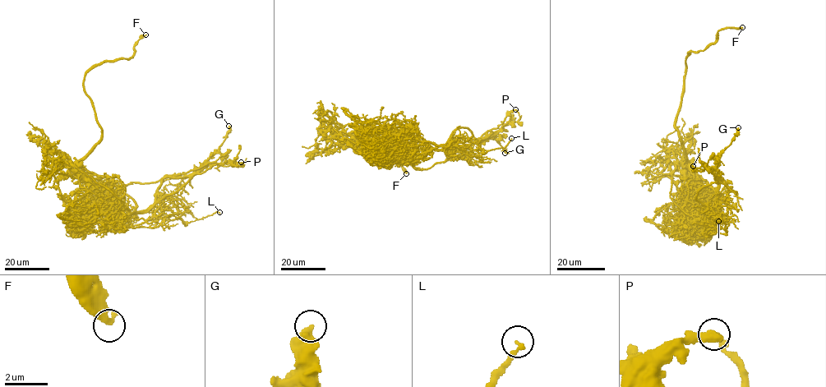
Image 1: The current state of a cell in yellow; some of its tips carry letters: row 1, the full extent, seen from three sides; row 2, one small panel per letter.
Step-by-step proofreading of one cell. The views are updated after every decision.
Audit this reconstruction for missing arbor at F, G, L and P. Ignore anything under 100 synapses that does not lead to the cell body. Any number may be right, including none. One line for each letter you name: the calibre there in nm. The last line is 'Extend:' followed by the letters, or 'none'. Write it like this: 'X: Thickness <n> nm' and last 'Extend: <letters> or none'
F: Thickness 360 nm
Extend: F

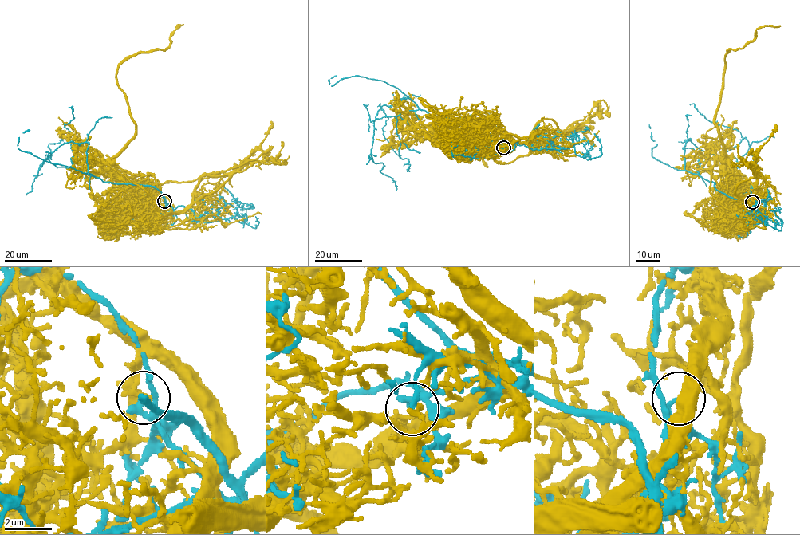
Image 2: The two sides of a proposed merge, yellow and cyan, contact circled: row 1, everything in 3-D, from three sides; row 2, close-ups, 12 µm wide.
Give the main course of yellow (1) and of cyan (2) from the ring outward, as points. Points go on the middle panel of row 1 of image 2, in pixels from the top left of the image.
1: (503, 147), (486, 151), (452, 143), (439, 133), (451, 120), (449, 116), (422, 127), (463, 124), (487, 167)
2: (503, 147), (514, 143), (486, 112), (443, 118), (409, 98), (383, 105), (371, 155), (396, 190)

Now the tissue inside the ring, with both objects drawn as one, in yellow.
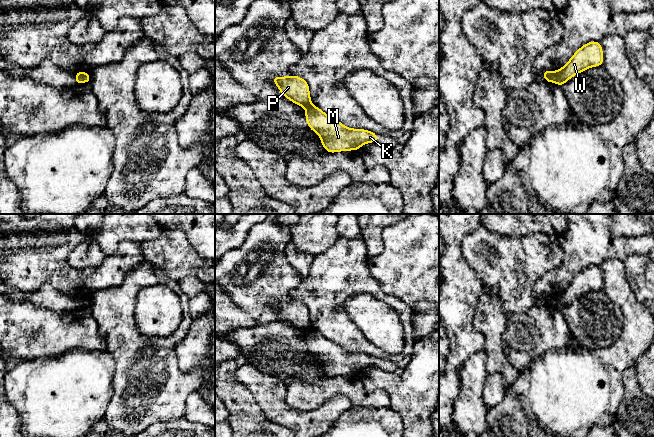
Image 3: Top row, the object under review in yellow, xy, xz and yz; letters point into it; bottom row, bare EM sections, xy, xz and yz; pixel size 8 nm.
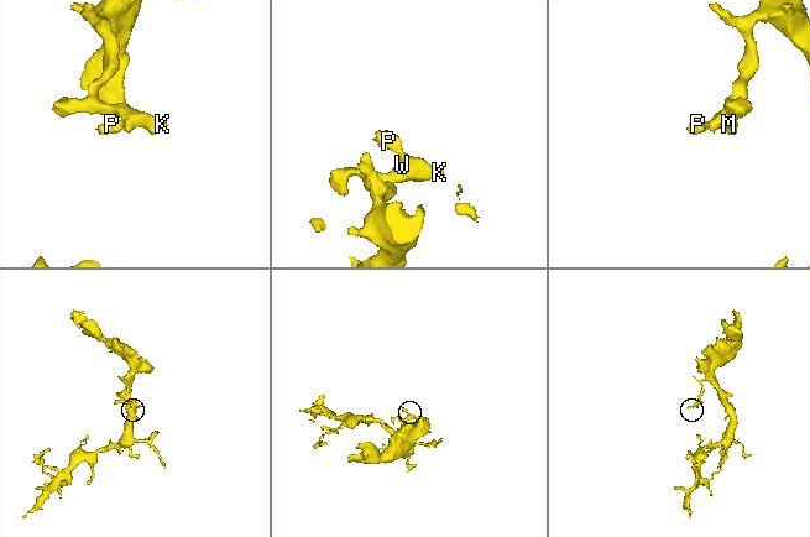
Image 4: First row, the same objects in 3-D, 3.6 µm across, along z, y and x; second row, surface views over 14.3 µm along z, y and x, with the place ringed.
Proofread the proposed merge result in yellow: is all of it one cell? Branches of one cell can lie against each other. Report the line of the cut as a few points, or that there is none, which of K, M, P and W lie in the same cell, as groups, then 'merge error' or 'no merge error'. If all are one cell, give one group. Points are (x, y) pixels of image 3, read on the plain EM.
yz (554, 296), (555, 305) | K M W / P | merge error

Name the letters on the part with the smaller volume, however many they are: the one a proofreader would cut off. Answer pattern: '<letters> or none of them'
P

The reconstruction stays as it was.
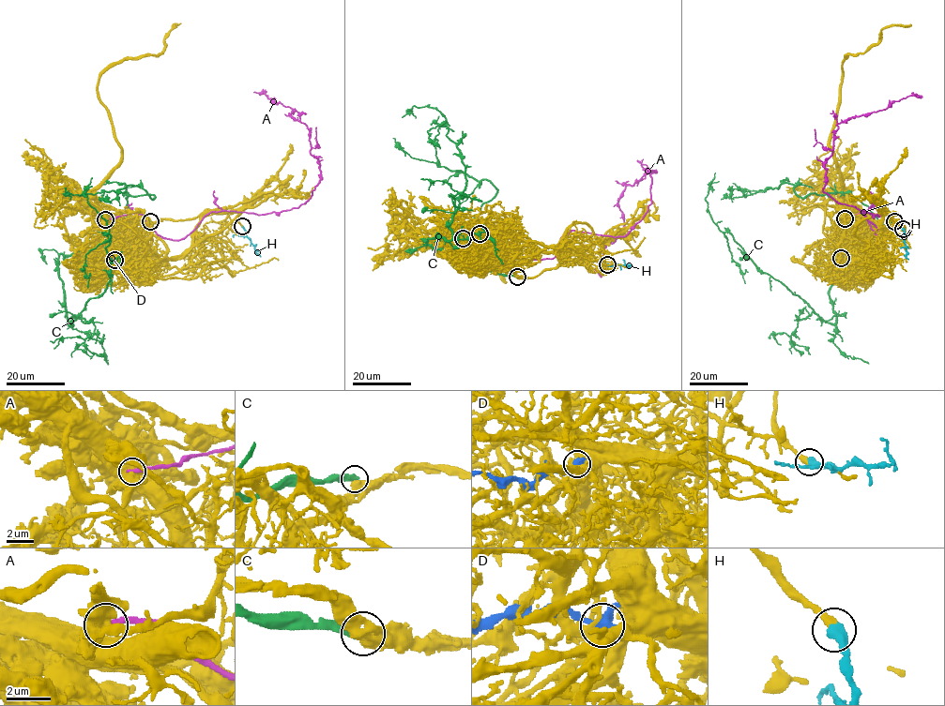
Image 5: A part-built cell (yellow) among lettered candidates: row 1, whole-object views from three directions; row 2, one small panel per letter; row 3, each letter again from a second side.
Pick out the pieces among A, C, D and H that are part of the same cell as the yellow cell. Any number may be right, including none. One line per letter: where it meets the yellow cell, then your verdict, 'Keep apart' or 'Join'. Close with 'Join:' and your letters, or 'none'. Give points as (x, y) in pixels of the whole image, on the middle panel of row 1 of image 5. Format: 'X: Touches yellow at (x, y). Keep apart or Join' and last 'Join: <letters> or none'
A: Touches yellow at (463, 238). Keep apart
C: Touches yellow at (517, 277). Keep apart
D: Touches yellow at (480, 233). Keep apart
H: Touches yellow at (607, 264). Join
Join: H

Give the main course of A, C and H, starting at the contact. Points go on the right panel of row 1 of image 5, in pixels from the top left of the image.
A: (845, 218), (863, 212), (882, 240), (862, 213), (879, 217), (823, 191), (836, 125), (911, 95)
C: (893, 221), (840, 251), (829, 293), (836, 321), (828, 323), (712, 220), (705, 199), (715, 172)
H: (902, 228), (908, 260)

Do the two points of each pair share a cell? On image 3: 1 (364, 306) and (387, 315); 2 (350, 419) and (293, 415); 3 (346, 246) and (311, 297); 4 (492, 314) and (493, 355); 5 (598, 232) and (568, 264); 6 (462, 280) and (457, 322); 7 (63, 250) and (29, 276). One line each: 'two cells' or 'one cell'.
1: one cell
2: two cells
3: one cell
4: one cell
5: one cell
6: one cell
7: one cell

